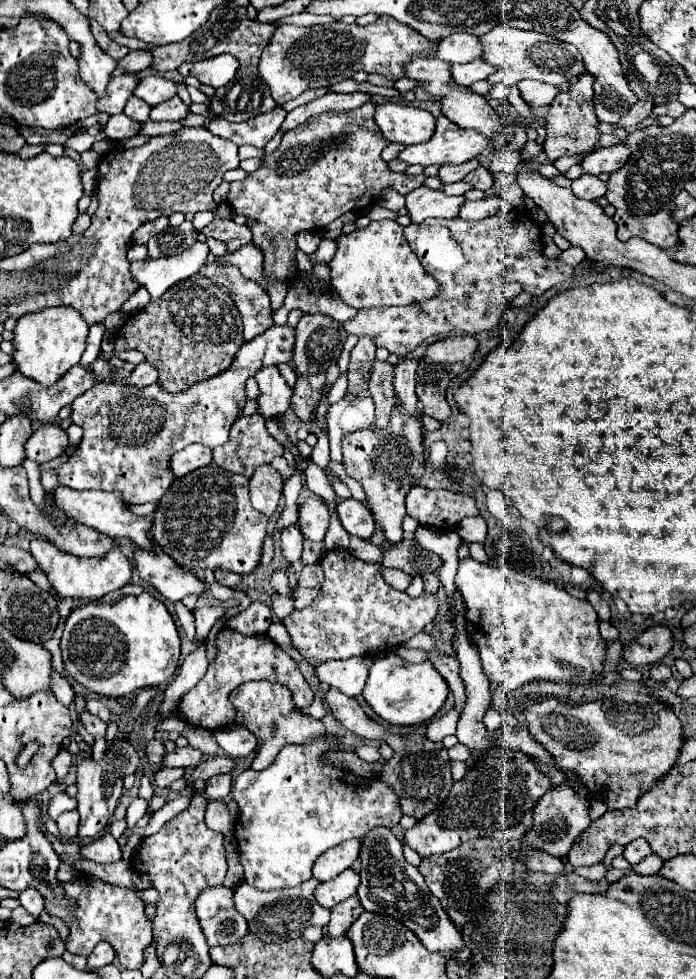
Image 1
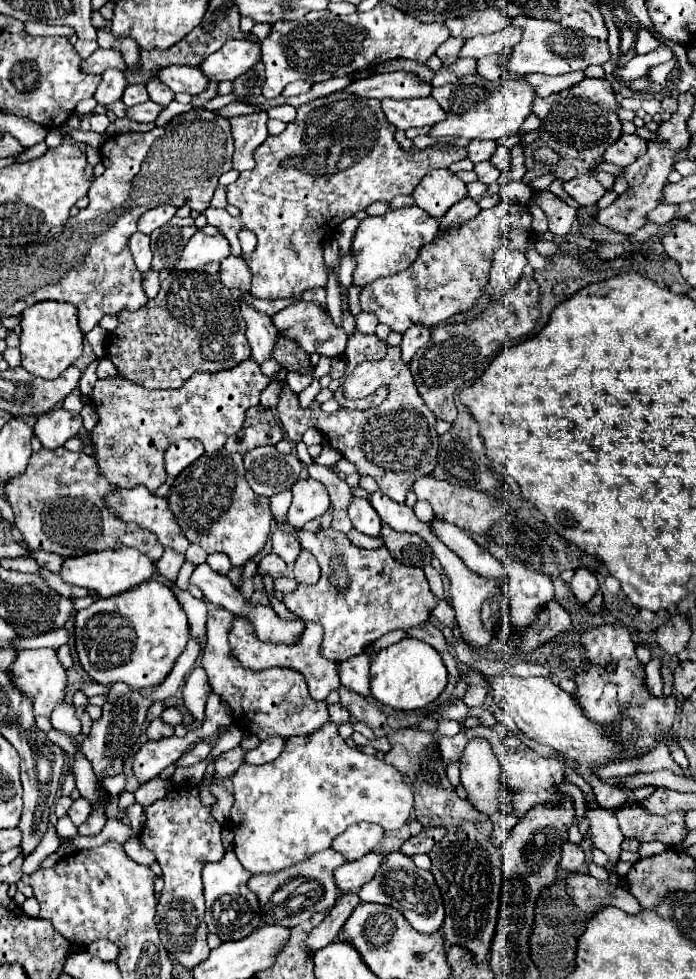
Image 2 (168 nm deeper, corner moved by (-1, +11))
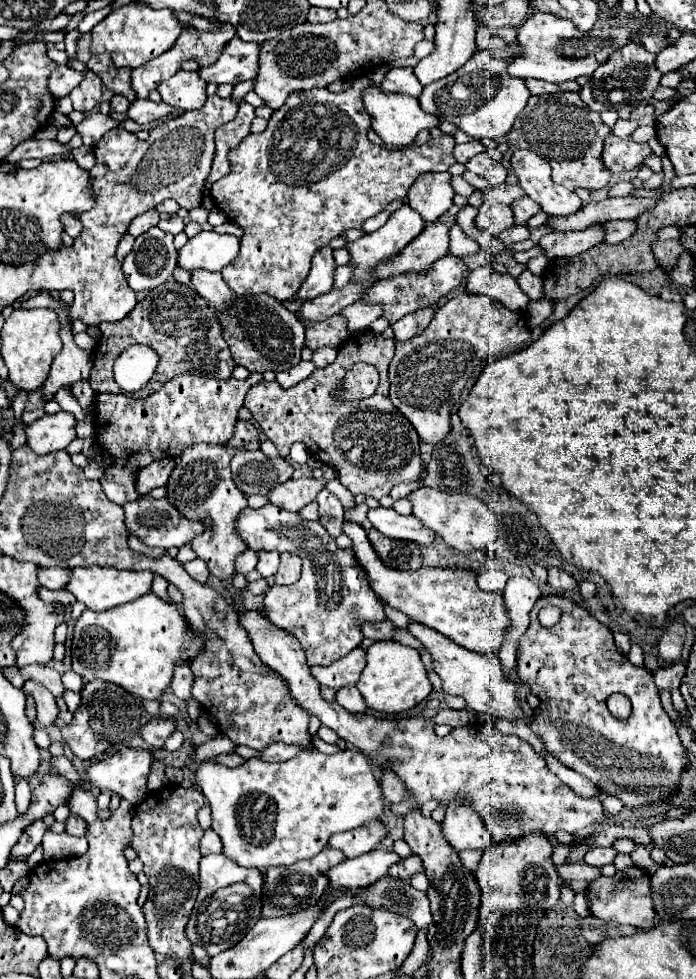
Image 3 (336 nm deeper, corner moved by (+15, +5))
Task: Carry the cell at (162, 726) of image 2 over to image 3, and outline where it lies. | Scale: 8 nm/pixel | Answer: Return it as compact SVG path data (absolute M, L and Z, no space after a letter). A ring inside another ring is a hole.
M156 716L152 718L146 726L140 728L140 736L154 748L162 748L164 746L164 740L174 732L176 724L174 724L174 718L162 718L162 716Z

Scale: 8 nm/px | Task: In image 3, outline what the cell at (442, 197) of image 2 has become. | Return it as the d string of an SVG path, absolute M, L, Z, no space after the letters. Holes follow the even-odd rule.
M428 172L418 176L408 192L408 206L414 208L424 222L436 222L452 206L454 190L448 172Z

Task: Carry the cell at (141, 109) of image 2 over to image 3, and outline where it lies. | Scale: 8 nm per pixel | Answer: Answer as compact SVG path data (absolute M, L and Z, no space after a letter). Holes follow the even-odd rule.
M134 100L134 102L130 104L126 116L128 116L130 120L134 120L136 124L146 124L146 122L152 122L152 120L168 114L168 112L180 114L180 110L176 110L176 108L172 108L172 106L164 104L164 102L156 104L156 102L152 102L152 100Z

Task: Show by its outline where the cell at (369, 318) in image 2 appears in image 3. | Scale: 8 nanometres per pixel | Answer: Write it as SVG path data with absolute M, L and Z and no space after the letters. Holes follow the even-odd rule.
M354 302L354 304L346 306L340 314L346 318L350 334L360 334L370 326L370 322L380 318L380 308L376 308L374 304Z

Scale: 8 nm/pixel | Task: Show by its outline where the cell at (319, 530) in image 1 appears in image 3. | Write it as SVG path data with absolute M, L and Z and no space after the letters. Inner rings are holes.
M314 478L288 480L284 484L278 484L268 494L268 500L288 512L300 512L306 504L310 504L316 498L316 494L322 488L324 488L324 480L314 480Z

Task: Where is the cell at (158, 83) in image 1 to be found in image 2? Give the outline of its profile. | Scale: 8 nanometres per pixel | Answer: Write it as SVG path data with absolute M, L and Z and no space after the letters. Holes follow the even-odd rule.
M168 66L158 70L156 76L172 90L172 92L186 92L190 96L198 96L208 88L208 78L204 78L202 70L196 66Z

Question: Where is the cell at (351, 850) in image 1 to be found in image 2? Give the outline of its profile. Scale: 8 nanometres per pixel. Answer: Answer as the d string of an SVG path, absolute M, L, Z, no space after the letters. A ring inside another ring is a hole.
M360 822L344 830L340 836L336 836L332 842L332 848L336 852L342 852L346 860L358 860L364 854L372 852L376 844L382 840L382 836L384 836L382 826Z

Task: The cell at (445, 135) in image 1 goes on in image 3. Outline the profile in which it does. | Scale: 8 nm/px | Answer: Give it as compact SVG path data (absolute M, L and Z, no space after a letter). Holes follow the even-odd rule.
M516 44L506 46L502 50L484 50L472 56L464 68L456 70L454 74L436 80L424 86L420 94L420 106L424 112L440 116L446 114L452 124L456 124L464 134L476 140L484 138L504 138L512 126L520 110L526 106L530 92L524 86L522 78L510 78L506 72L508 60L518 56ZM468 84L468 86L466 86ZM460 114L460 116L454 116Z

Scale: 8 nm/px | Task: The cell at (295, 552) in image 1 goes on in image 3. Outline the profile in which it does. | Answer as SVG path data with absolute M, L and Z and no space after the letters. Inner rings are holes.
M258 552L258 566L256 570L262 574L262 578L270 578L276 574L280 564L280 552Z

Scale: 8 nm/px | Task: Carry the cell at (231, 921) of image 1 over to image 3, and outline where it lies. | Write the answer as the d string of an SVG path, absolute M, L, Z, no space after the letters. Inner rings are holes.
M208 854L200 860L200 882L198 896L192 908L192 916L186 928L186 936L192 944L204 946L208 956L216 956L222 950L236 946L246 932L252 930L252 924L262 916L260 914L260 888L262 872L256 868L240 868L232 864L224 854Z

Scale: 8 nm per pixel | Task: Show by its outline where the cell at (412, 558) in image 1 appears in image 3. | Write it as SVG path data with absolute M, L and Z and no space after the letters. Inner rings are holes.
M374 528L368 530L368 538L380 560L394 570L416 570L422 566L420 548L412 542L404 540L392 540L388 536L382 536Z

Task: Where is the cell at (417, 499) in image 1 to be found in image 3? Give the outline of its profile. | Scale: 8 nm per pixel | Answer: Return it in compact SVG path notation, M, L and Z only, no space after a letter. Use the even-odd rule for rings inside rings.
M420 486L418 490L408 494L408 500L414 506L412 514L420 518L424 524L428 524L428 528L432 528L448 546L454 546L460 552L484 550L496 538L496 516L476 496L448 494Z

